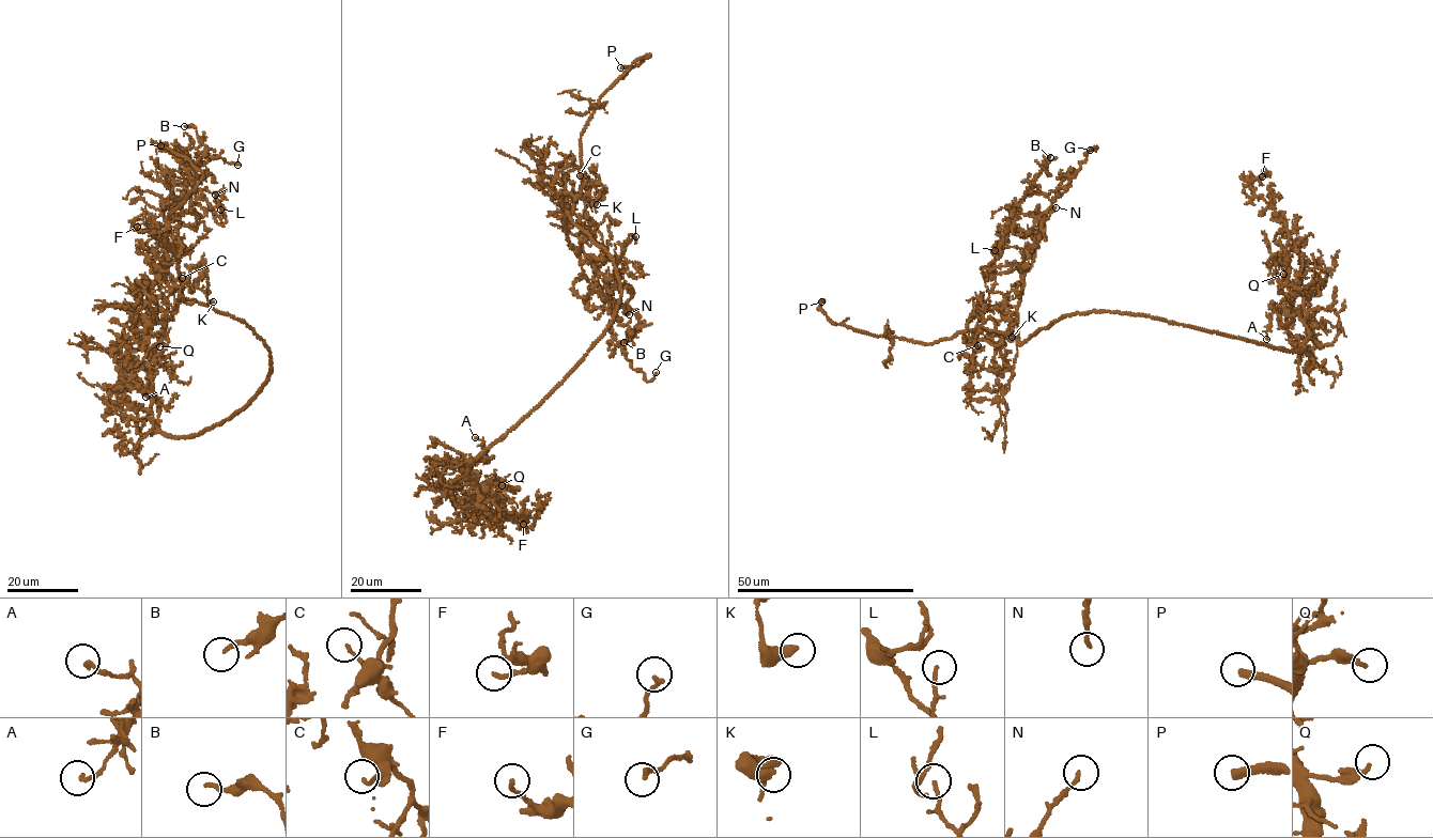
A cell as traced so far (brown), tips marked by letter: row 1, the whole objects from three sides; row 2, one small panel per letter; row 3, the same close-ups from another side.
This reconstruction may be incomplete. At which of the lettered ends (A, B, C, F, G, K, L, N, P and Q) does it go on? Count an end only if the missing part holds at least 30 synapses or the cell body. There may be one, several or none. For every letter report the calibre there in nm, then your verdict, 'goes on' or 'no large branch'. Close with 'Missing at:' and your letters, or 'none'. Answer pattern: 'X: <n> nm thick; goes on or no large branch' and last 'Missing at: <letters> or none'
A: 160 nm thick; no large branch
B: 180 nm thick; no large branch
C: 130 nm thick; no large branch
F: 160 nm thick; no large branch
G: 200 nm thick; no large branch
K: 440 nm thick; no large branch
L: 160 nm thick; no large branch
N: 160 nm thick; no large branch
P: 360 nm thick; goes on
Q: 240 nm thick; no large branch
Missing at: P

